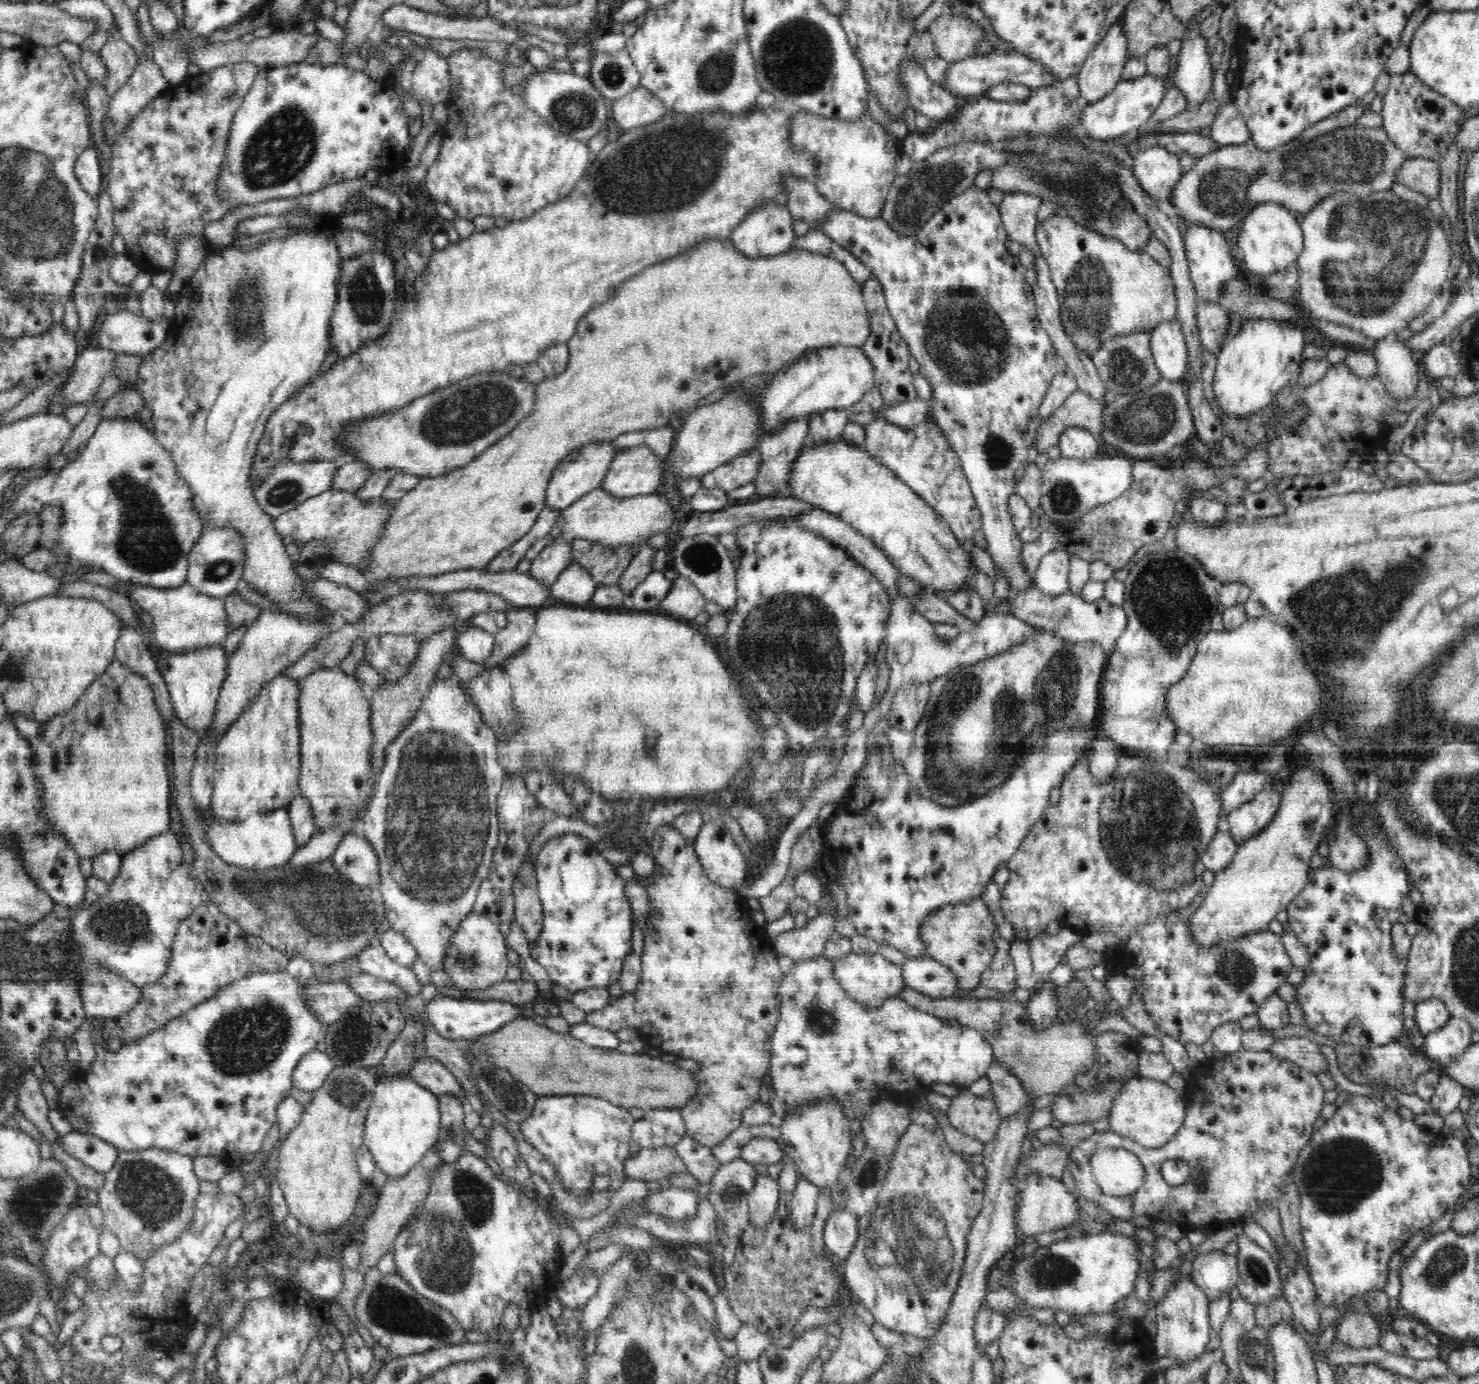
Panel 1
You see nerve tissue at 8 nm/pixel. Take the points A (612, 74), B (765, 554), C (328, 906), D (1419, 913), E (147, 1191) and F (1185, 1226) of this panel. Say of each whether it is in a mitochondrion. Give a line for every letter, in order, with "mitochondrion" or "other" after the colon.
A: mitochondrion
B: other
C: mitochondrion
D: other
E: mitochondrion
F: other

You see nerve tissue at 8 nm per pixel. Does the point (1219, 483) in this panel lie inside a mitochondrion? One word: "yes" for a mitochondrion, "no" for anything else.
no

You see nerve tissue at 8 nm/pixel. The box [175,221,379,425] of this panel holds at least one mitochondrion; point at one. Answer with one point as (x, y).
(246, 318)

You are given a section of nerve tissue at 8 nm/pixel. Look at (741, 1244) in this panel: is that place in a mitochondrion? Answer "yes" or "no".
no

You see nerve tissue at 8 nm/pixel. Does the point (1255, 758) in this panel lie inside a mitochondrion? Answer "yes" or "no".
no

